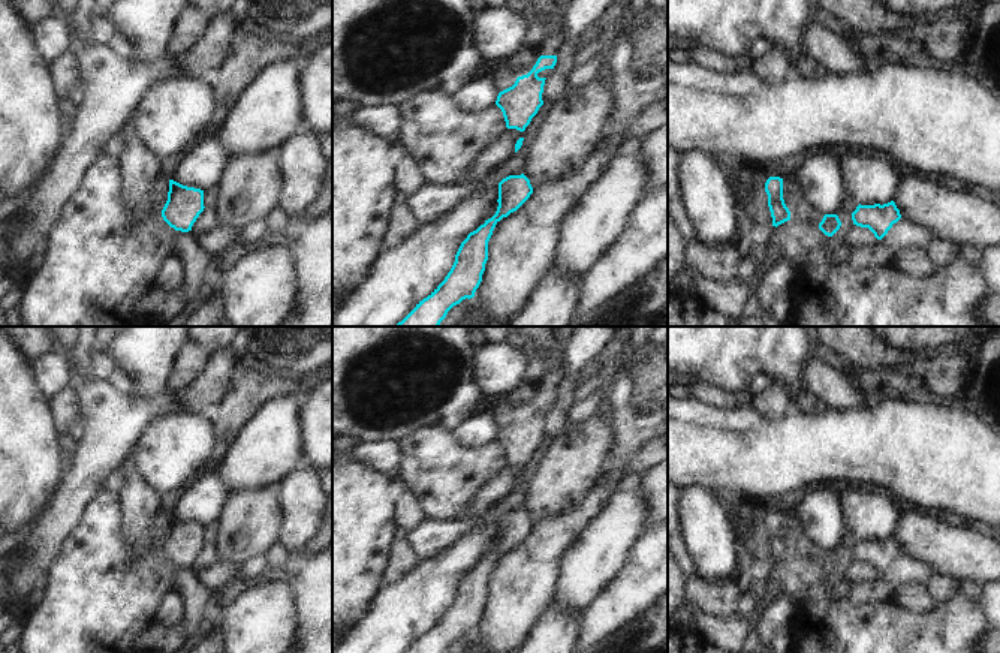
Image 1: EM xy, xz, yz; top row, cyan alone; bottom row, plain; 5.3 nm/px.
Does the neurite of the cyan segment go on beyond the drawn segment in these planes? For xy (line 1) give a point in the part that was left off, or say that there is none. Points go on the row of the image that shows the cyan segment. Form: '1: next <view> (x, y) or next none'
1: next none

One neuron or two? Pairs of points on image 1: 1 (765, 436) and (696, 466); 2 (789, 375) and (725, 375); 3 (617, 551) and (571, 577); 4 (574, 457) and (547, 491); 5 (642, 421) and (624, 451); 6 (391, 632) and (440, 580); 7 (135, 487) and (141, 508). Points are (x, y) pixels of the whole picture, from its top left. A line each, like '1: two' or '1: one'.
1: one
2: one
3: one
4: one
5: one
6: one
7: one

